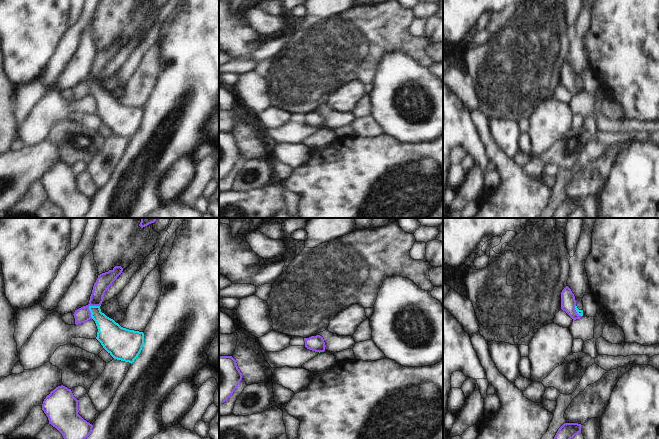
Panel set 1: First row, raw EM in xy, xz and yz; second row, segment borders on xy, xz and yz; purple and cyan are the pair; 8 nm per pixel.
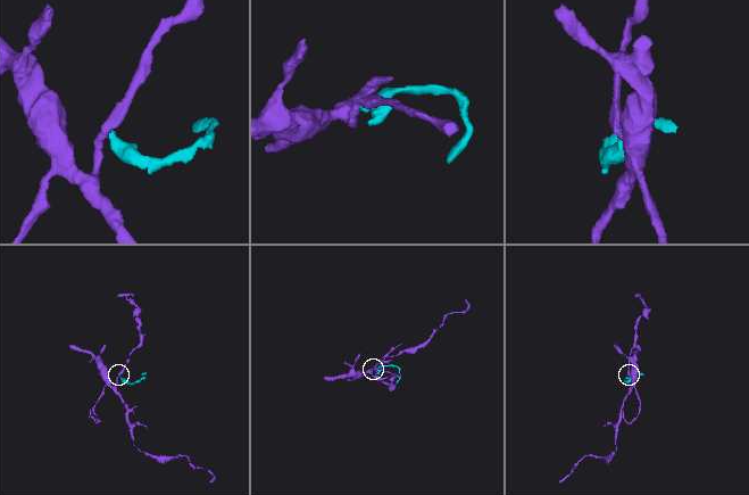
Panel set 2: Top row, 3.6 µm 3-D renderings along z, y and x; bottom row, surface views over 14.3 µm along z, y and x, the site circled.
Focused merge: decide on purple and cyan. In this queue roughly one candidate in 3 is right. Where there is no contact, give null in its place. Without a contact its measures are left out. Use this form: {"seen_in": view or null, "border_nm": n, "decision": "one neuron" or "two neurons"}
{"seen_in": "xy", "border_nm": 140, "decision": "two neurons"}

